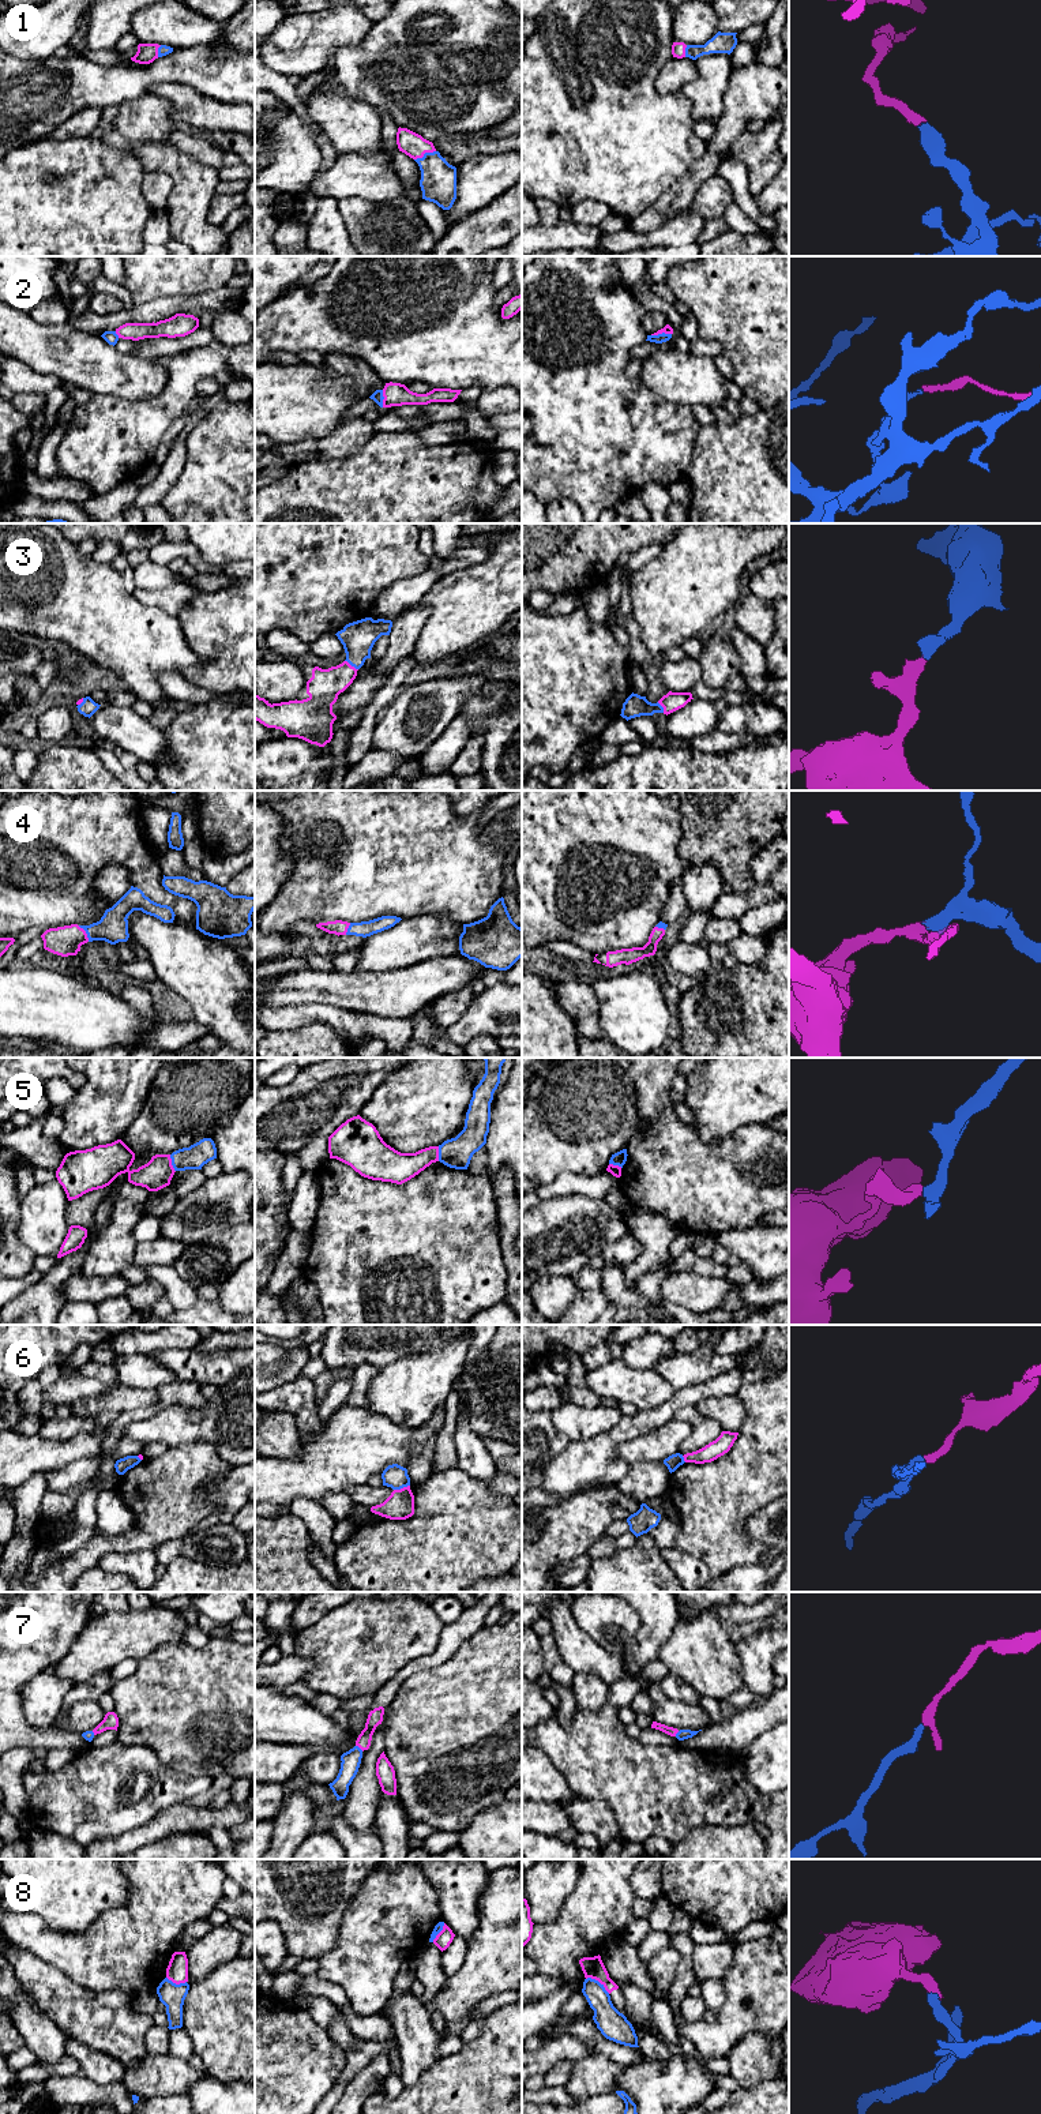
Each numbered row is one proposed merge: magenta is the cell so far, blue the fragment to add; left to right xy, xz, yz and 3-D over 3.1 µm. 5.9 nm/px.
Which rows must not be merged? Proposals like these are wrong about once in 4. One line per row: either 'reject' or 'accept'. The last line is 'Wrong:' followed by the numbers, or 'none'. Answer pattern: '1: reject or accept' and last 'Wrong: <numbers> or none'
1: accept
2: reject
3: accept
4: accept
5: reject
6: reject
7: accept
8: reject
Wrong: 2, 5, 6, 8

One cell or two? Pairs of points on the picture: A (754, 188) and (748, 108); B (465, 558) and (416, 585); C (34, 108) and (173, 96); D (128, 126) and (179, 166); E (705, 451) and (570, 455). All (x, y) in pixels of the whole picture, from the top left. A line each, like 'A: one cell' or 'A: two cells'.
A: two cells
B: one cell
C: two cells
D: one cell
E: two cells

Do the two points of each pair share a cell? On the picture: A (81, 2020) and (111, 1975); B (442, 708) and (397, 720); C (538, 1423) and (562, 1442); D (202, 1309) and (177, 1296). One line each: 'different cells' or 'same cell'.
A: different cells
B: same cell
C: same cell
D: different cells

